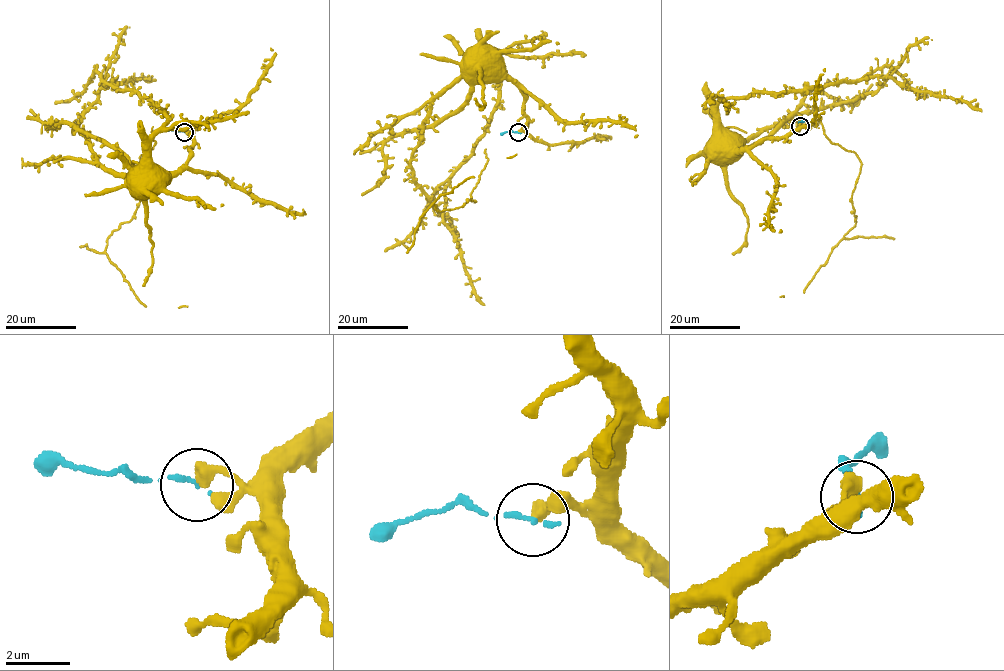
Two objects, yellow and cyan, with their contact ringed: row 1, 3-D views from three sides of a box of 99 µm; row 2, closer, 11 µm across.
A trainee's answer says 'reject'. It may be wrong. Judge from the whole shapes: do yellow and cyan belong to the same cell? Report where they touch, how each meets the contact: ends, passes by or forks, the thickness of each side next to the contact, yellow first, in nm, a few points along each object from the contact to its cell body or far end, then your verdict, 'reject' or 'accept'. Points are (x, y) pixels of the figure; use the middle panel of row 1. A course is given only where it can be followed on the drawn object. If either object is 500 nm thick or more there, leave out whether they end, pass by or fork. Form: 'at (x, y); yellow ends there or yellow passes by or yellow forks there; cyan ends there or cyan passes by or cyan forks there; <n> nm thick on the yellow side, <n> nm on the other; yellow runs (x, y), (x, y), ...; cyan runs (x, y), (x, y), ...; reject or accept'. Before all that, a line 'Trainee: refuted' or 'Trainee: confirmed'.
Trainee: confirmed
at (518, 132); yellow ends there; cyan ends there; 440 nm thick on the yellow side, 170 nm on the other; yellow runs (518, 132), (525, 130), (527, 120), (524, 93), (483, 57); cyan runs (518, 132), (500, 134); reject

